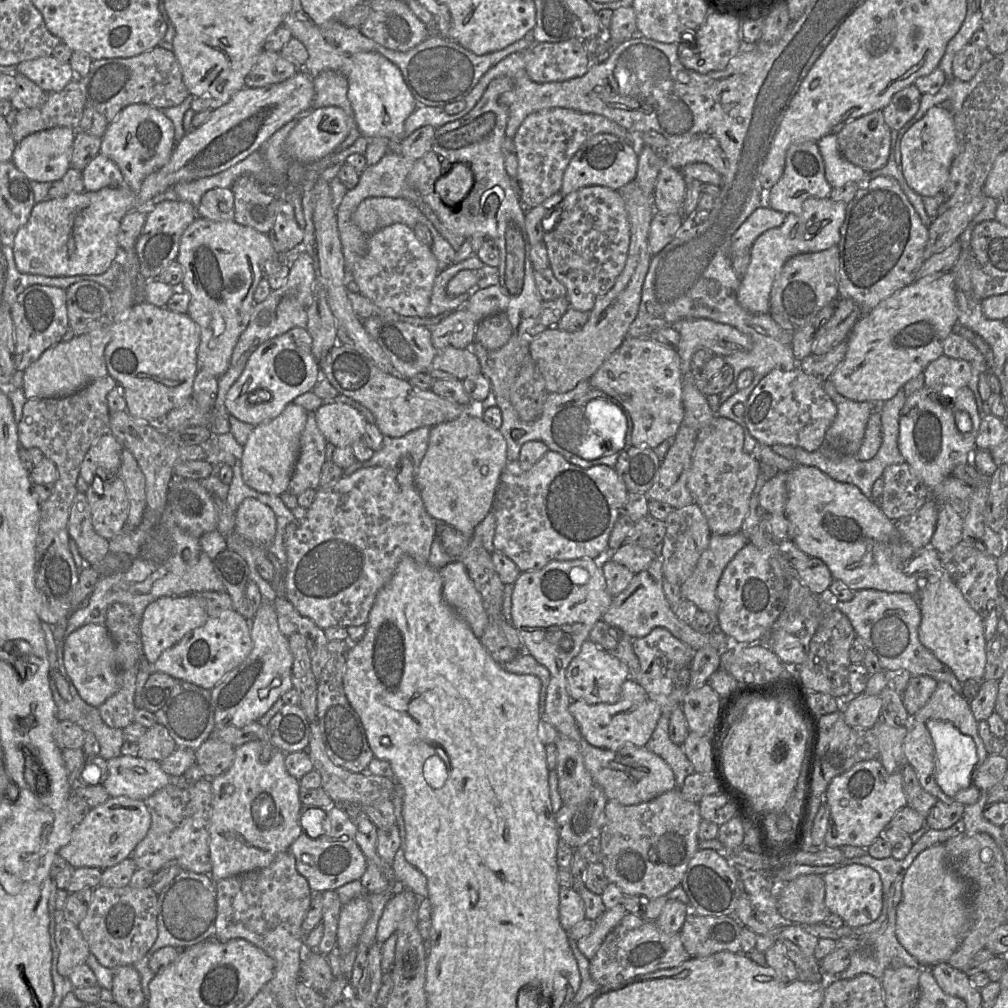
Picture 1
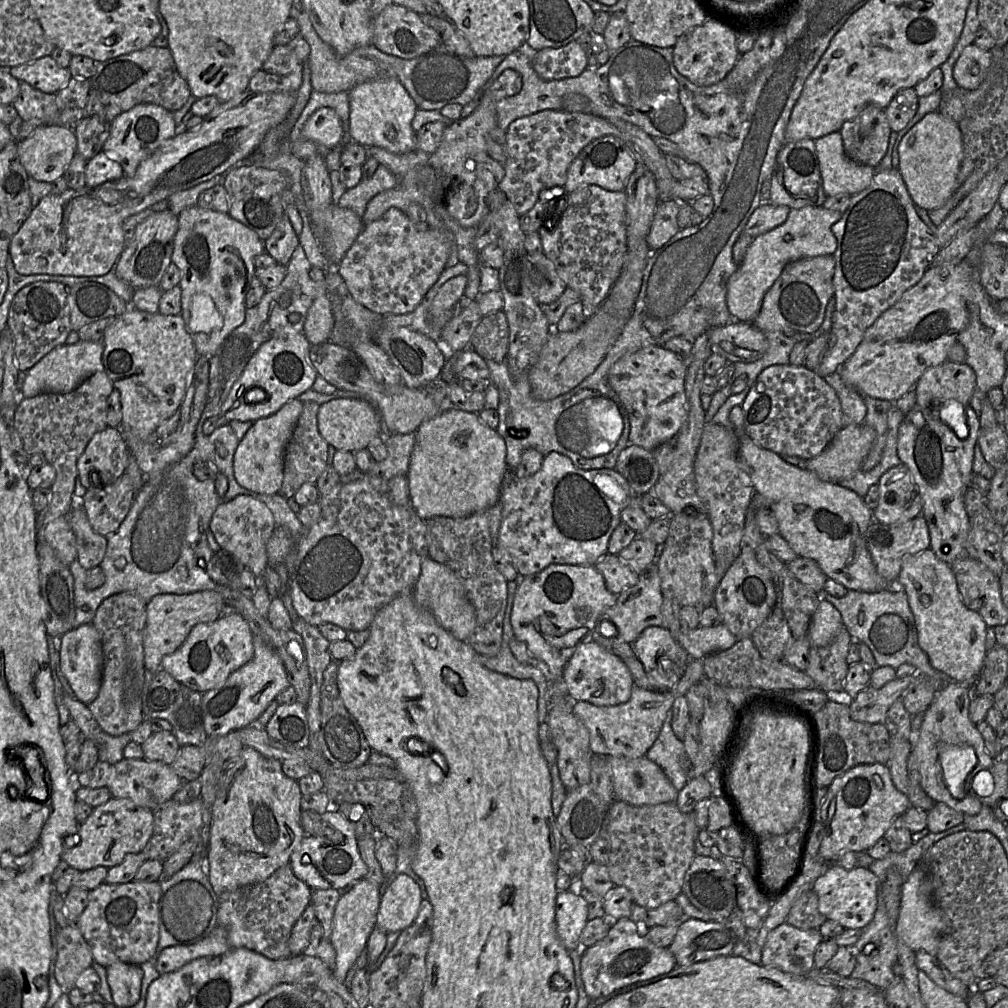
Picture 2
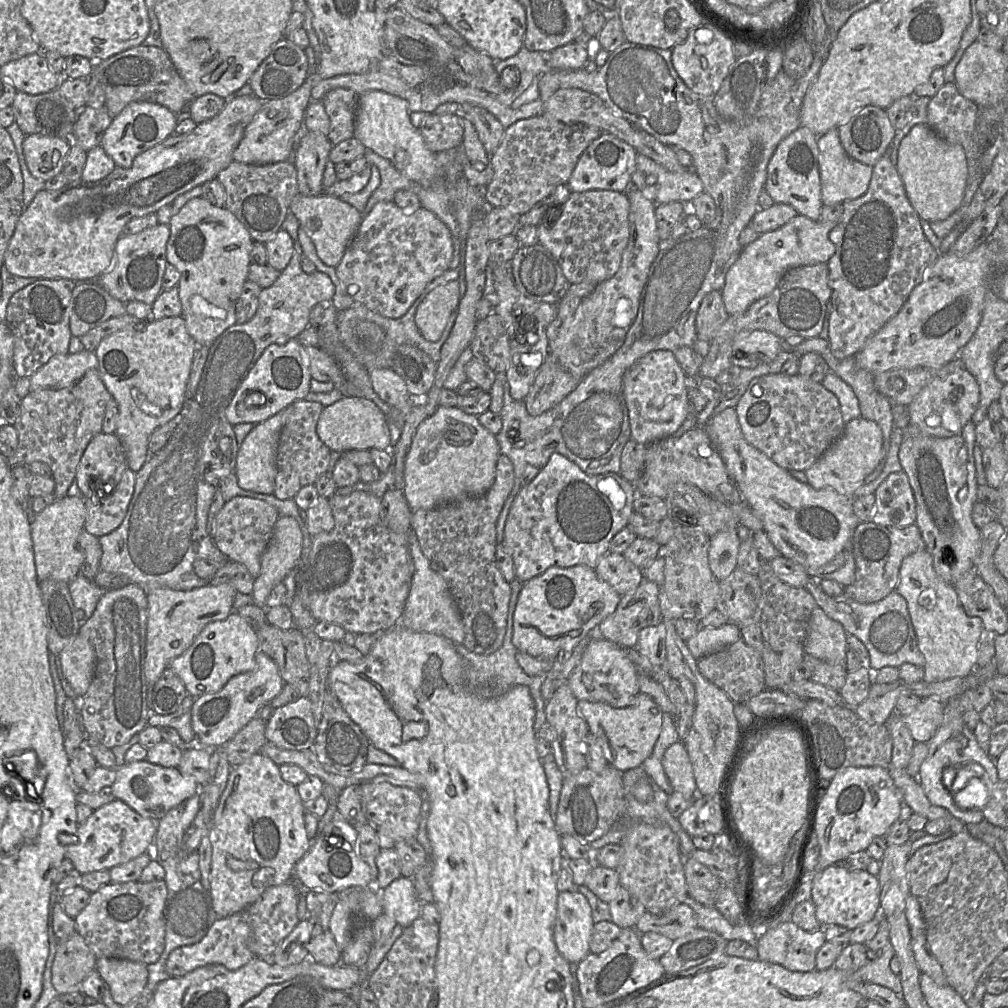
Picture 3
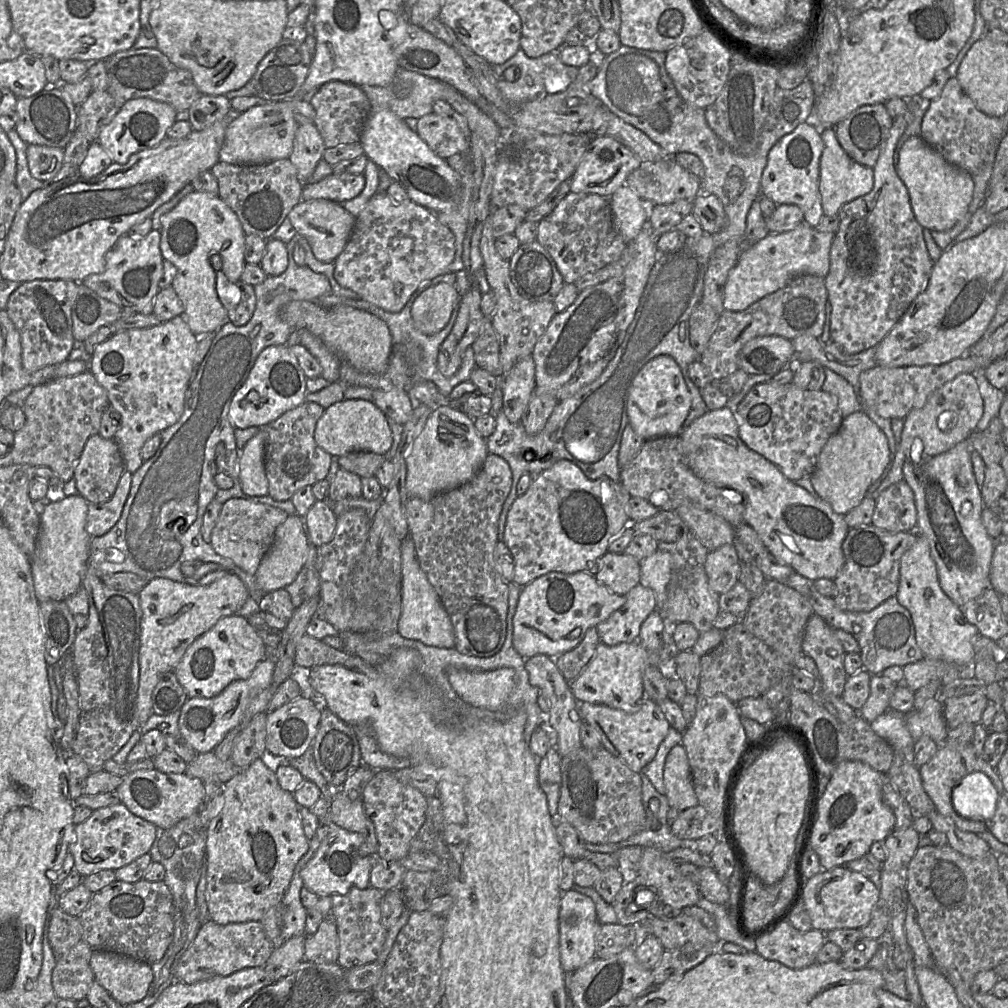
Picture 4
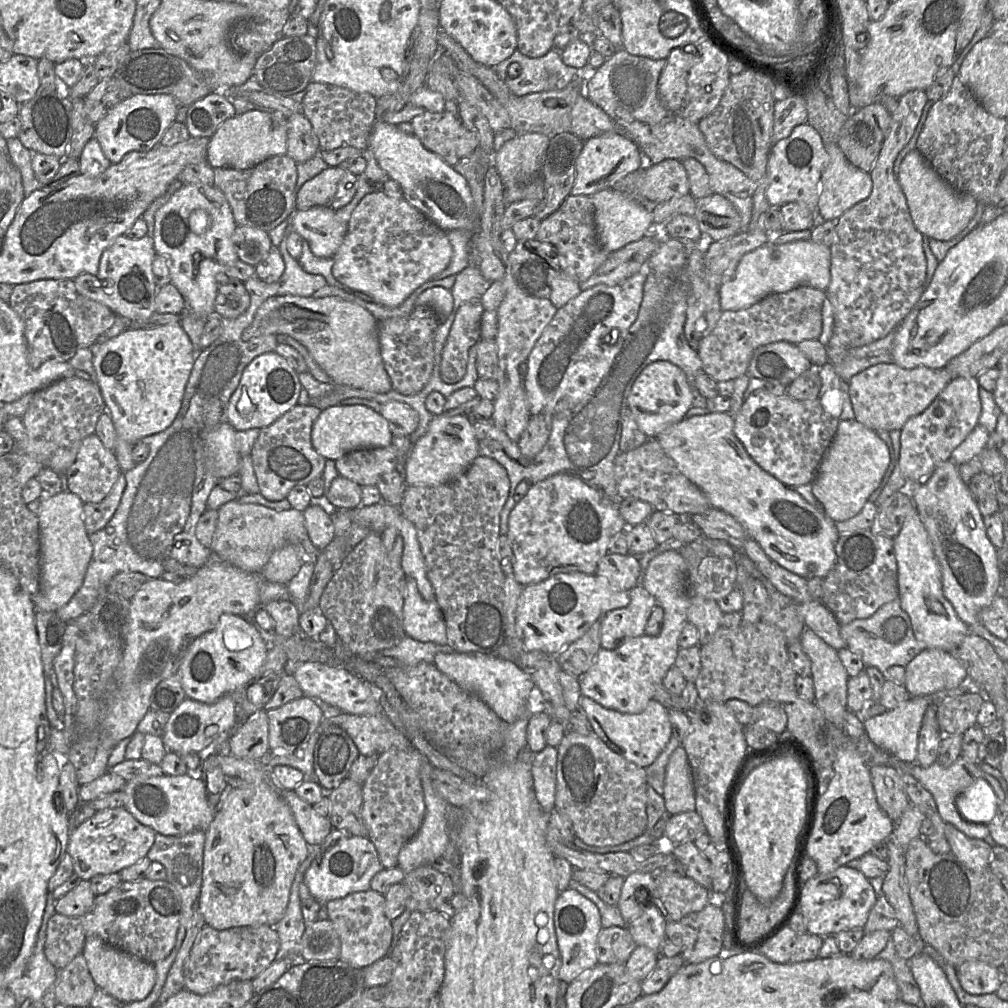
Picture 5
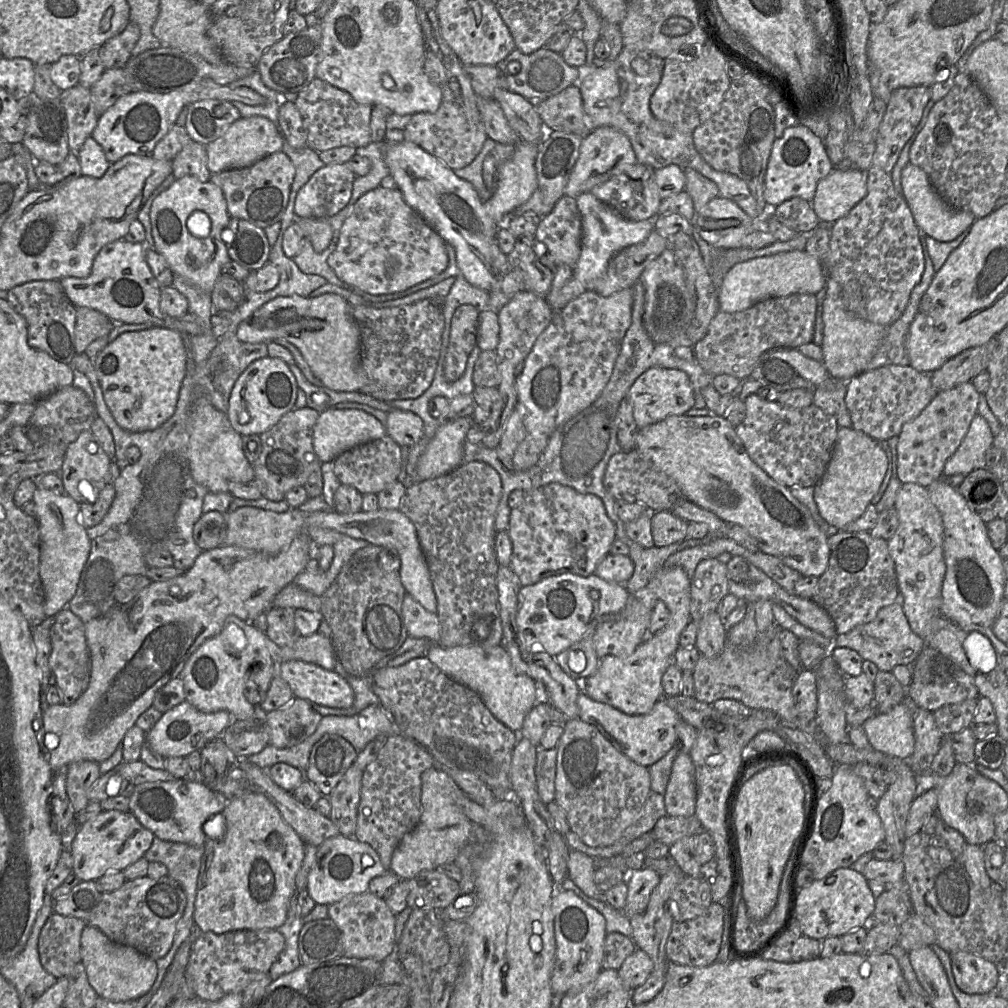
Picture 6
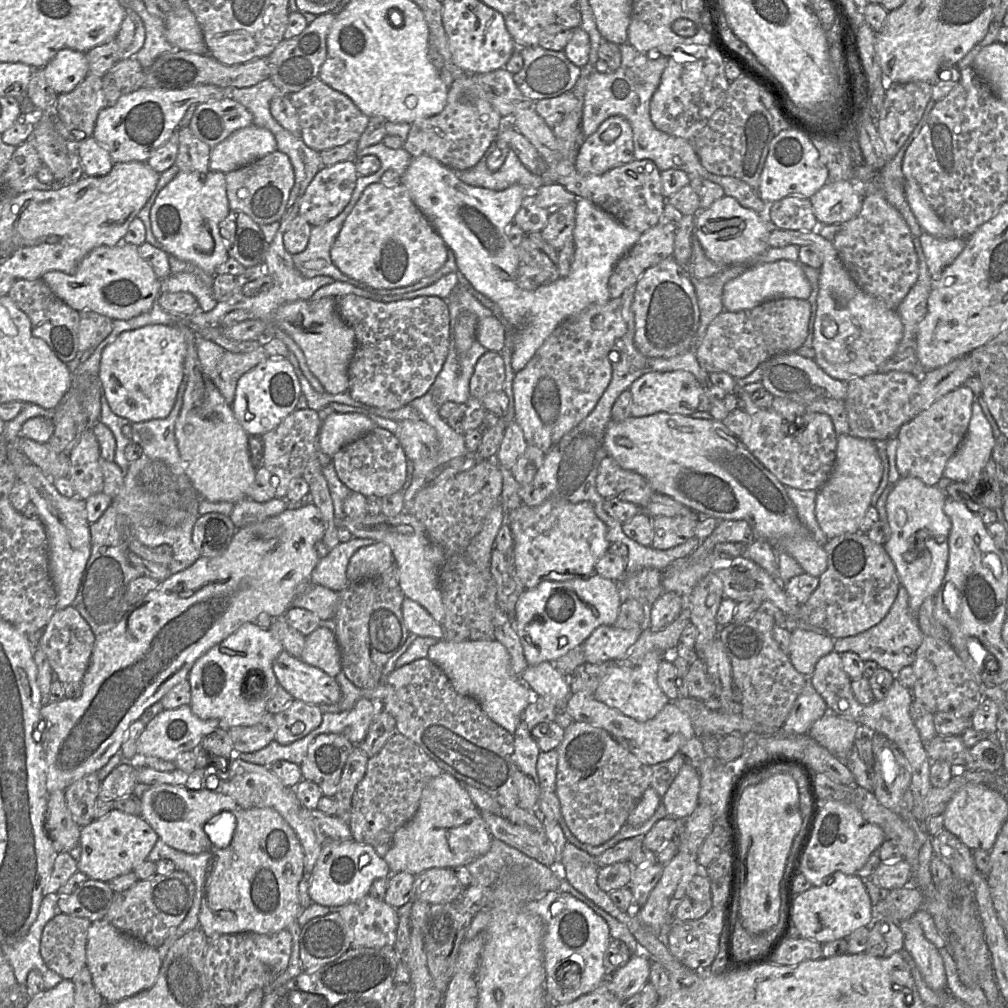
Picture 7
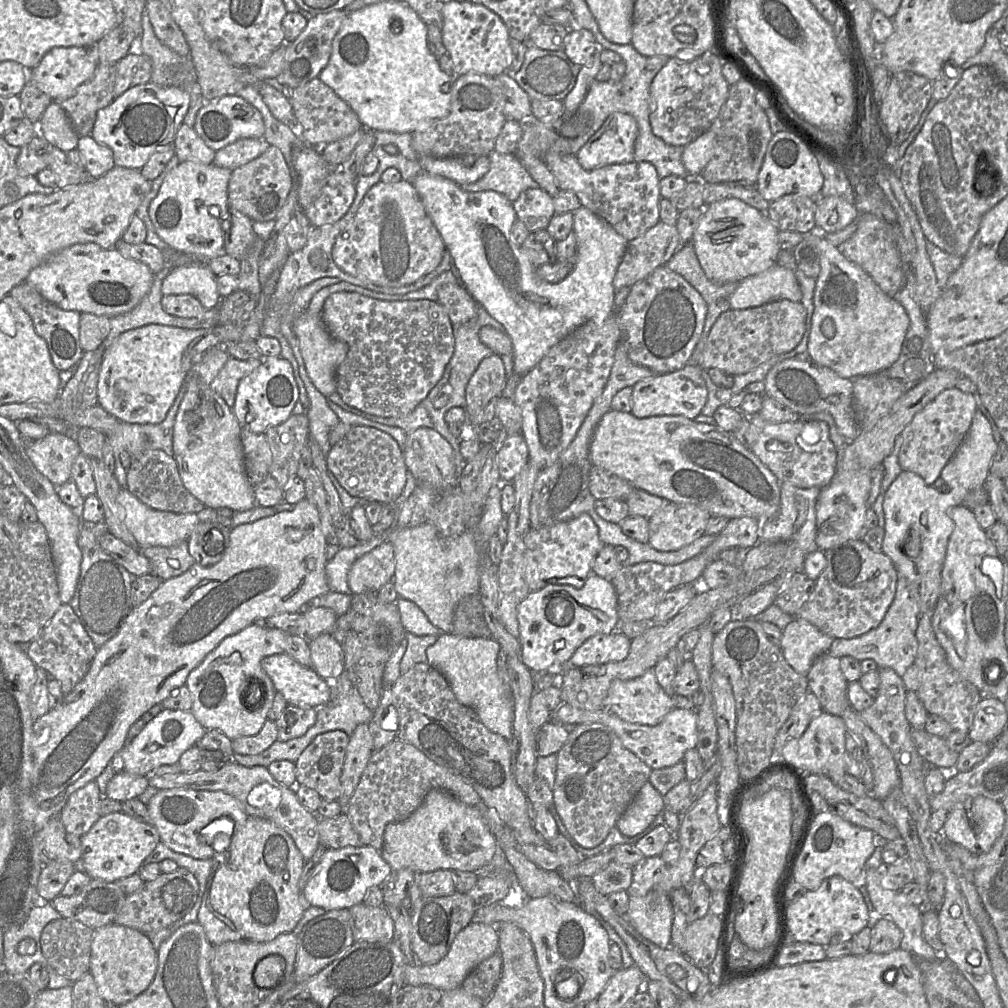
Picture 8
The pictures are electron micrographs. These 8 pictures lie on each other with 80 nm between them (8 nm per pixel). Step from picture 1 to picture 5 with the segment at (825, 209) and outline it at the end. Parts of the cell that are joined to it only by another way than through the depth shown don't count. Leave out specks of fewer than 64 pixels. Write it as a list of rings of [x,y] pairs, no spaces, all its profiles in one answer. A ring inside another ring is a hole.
[[[809,240],[784,244],[766,243],[742,257],[732,277],[719,290],[722,311],[751,307],[771,294],[785,293],[798,286],[826,291],[830,281],[831,248]]]

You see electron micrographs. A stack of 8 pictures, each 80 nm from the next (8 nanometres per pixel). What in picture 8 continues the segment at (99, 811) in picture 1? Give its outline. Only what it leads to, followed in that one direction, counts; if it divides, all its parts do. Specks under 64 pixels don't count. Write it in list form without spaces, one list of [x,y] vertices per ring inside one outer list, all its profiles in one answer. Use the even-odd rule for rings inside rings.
[[[123,812],[100,817],[80,840],[82,856],[77,868],[92,879],[111,883],[138,873],[145,859],[161,841],[153,825],[138,821]]]

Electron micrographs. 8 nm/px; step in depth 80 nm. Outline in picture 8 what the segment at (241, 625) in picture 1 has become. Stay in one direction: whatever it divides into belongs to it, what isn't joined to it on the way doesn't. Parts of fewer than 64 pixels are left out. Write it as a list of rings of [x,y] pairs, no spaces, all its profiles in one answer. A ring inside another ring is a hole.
[[[252,624],[223,639],[189,673],[186,685],[192,695],[191,711],[203,727],[207,730],[219,730],[231,740],[256,735],[262,729],[277,691],[261,663],[268,656],[285,653],[286,634],[283,630],[268,624]],[[256,687],[262,691],[261,701],[250,697],[258,691]]]

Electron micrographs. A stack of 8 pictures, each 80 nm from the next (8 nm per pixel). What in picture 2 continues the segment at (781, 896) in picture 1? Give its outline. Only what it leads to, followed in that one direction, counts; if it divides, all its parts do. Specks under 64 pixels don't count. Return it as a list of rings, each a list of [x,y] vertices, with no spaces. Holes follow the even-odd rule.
[[[813,890],[804,892],[792,905],[786,923],[802,930],[819,929],[826,917],[818,909],[818,896]]]

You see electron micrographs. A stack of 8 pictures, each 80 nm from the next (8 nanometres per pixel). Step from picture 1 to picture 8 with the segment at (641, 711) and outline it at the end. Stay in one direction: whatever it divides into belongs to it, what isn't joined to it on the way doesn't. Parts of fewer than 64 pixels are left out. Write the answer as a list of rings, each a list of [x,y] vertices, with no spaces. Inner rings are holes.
[[[562,703],[549,722],[575,725],[593,723],[603,724],[613,730],[626,749],[635,754],[651,769],[660,769],[678,763],[680,760],[683,760],[687,750],[696,747],[698,741],[697,715],[695,711],[676,707],[666,714],[659,724],[648,726],[626,722],[607,708],[598,711],[586,711]]]

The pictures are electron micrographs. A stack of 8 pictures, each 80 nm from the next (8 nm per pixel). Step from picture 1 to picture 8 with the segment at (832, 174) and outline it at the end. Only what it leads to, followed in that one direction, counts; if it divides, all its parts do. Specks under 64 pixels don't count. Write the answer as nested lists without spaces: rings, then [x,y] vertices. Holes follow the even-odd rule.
[[[840,196],[817,197],[815,225],[825,233],[839,232],[858,218],[854,203]]]

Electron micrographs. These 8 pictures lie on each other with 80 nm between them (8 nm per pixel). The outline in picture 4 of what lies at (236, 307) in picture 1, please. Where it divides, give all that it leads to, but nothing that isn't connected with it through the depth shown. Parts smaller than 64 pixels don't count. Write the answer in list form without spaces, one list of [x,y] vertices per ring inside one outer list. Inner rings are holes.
[[[194,191],[161,217],[160,232],[163,258],[173,263],[178,270],[172,287],[184,306],[183,317],[190,330],[196,336],[208,332],[216,333],[230,321],[221,300],[225,300],[231,292],[238,293],[235,284],[240,280],[246,264],[246,233],[238,216],[219,196]],[[216,254],[222,261],[219,270],[214,269],[211,264],[211,257]]]

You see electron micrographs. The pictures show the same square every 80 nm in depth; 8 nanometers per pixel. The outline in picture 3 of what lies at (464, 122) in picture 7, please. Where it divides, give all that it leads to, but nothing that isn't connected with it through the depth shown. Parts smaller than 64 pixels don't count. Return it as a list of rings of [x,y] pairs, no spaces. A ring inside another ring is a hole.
[[[428,115],[418,128],[429,150],[433,153],[457,148],[463,142],[464,132],[458,115]]]

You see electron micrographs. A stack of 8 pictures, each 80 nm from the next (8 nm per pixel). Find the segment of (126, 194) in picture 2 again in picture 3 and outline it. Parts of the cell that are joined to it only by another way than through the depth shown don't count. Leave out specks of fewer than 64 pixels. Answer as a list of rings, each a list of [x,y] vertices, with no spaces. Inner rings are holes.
[[[255,94],[237,96],[230,98],[226,101],[224,108],[213,118],[198,124],[192,131],[182,135],[171,135],[165,140],[161,141],[157,145],[149,148],[148,150],[140,153],[133,161],[133,164],[129,168],[123,168],[116,166],[114,170],[104,179],[93,183],[67,183],[66,186],[58,190],[41,190],[39,191],[29,206],[27,206],[14,230],[14,233],[9,241],[7,249],[4,254],[4,265],[9,273],[25,277],[36,279],[69,279],[72,281],[82,281],[77,283],[97,283],[92,278],[99,277],[101,274],[111,268],[114,263],[114,249],[118,239],[123,235],[123,229],[125,225],[134,217],[144,216],[149,213],[155,213],[165,204],[170,203],[177,196],[191,190],[192,188],[202,185],[203,183],[215,179],[219,172],[229,166],[233,161],[233,152],[241,141],[245,128],[251,122],[255,114],[261,109],[265,101]]]

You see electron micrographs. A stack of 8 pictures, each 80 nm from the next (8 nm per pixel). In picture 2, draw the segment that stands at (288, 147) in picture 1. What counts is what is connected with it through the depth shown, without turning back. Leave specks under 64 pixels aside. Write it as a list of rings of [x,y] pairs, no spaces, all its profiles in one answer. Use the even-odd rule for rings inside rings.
[[[321,107],[306,120],[302,135],[321,149],[333,149],[342,146],[344,128],[334,109]]]

